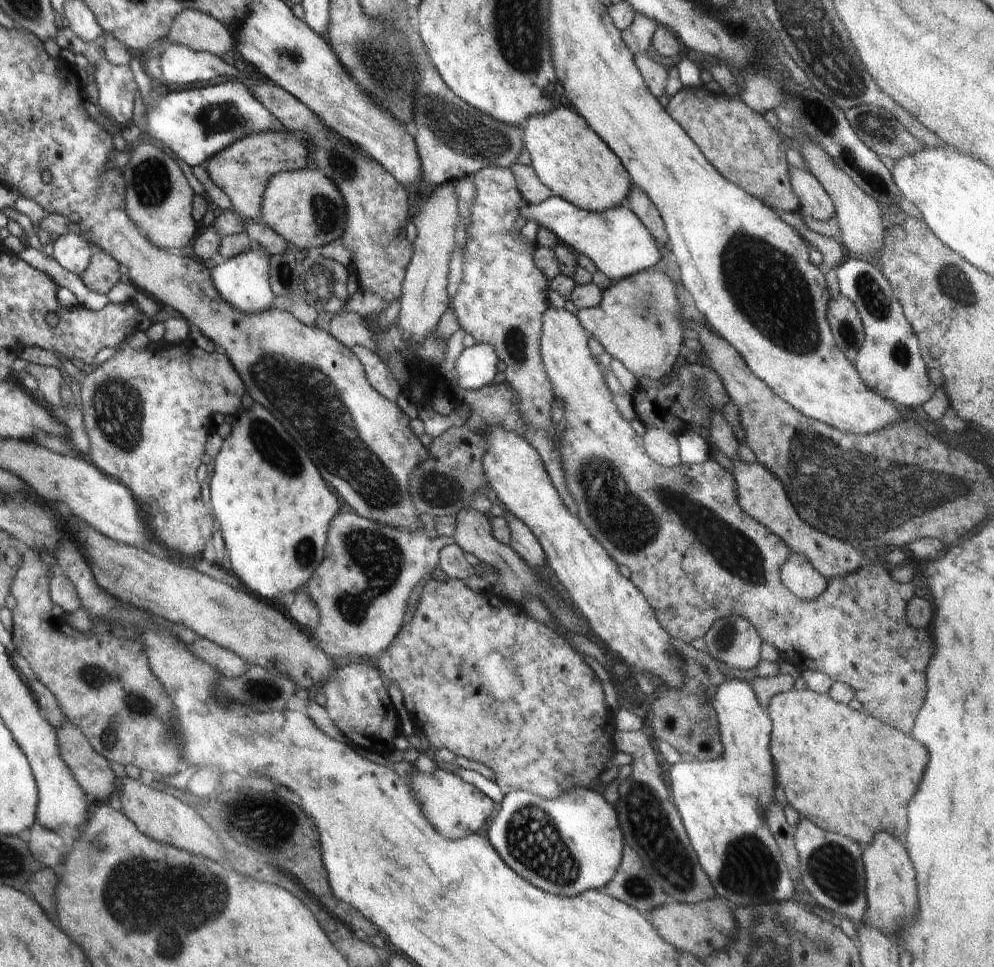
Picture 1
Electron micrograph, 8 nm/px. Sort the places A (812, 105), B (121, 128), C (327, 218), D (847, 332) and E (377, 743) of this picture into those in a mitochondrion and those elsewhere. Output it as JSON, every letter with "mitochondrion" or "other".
{"A":"mitochondrion","B":"other","C":"mitochondrion","D":"mitochondrion","E":"other"}

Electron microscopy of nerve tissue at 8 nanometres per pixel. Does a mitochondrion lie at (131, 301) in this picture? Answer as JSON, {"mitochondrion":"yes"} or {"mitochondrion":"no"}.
{"mitochondrion":"no"}

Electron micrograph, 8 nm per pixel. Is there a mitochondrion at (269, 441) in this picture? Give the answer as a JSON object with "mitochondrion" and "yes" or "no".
{"mitochondrion":"yes"}

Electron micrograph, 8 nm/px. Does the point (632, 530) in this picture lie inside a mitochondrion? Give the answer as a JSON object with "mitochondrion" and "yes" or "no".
{"mitochondrion":"yes"}

